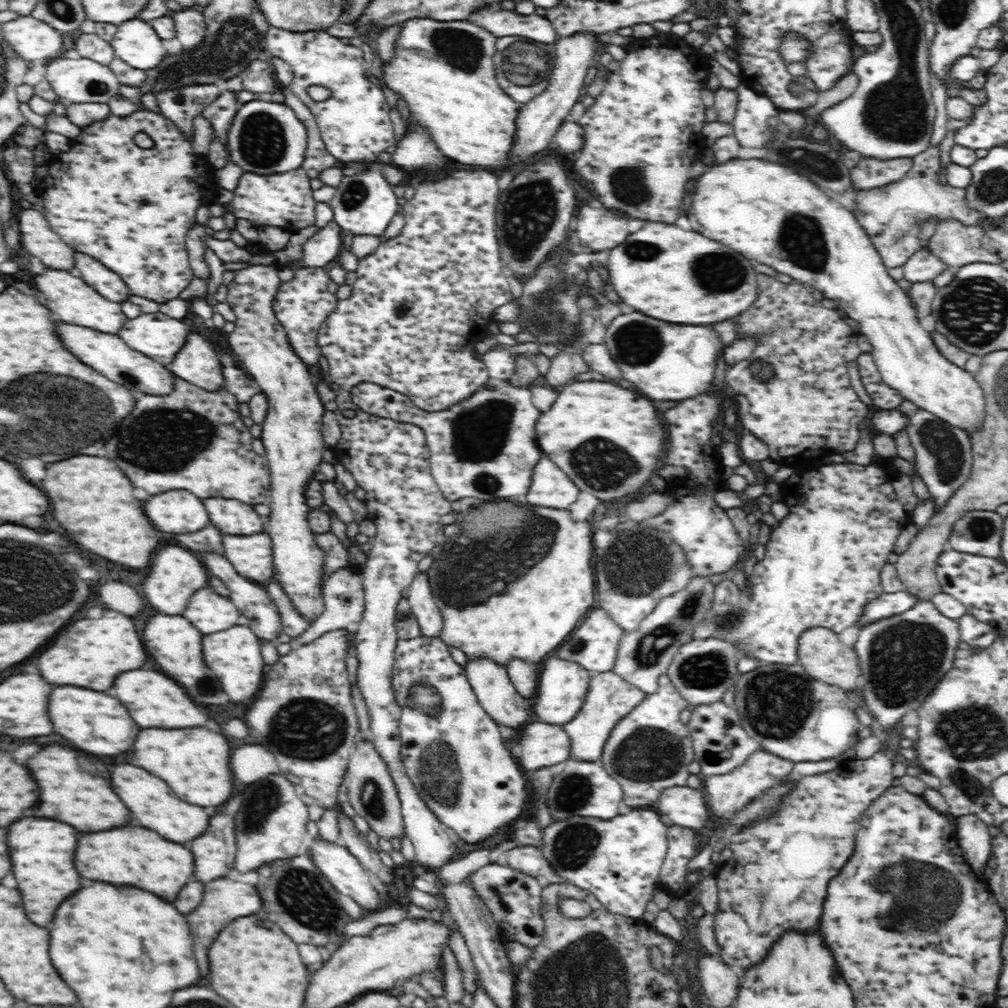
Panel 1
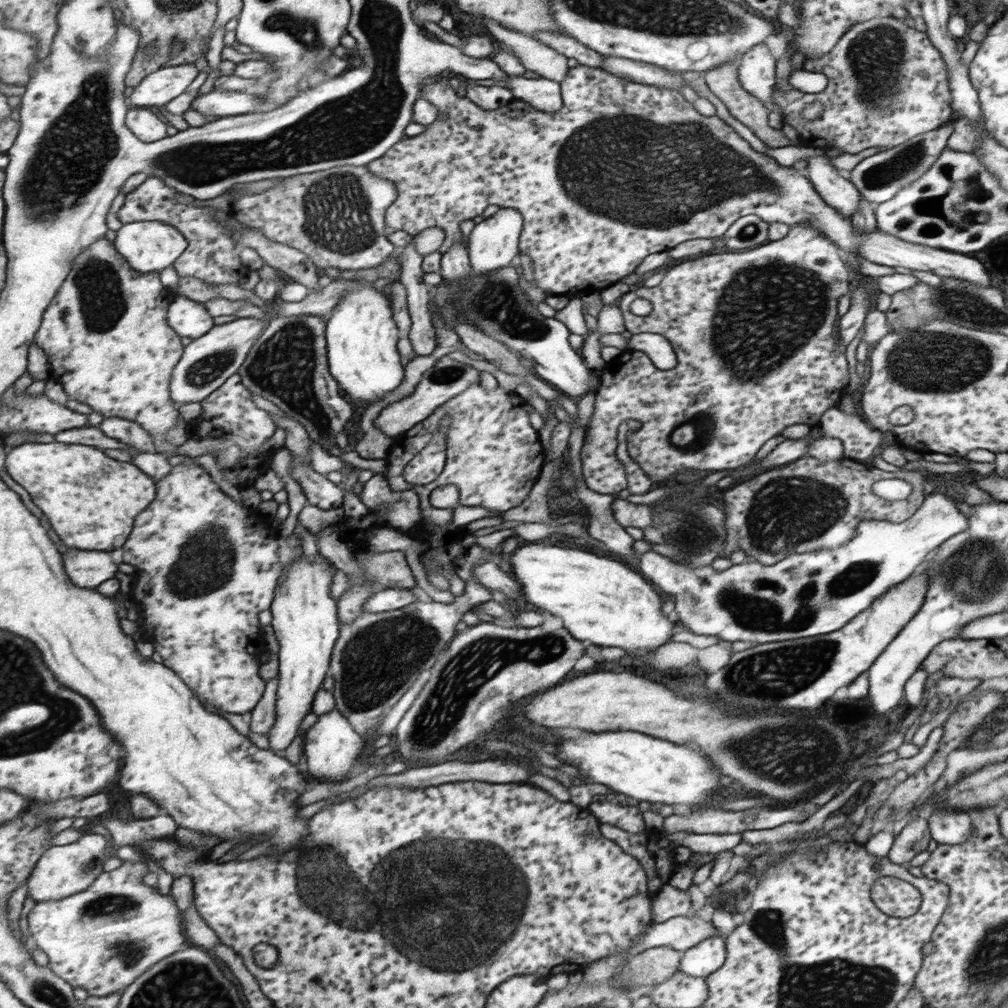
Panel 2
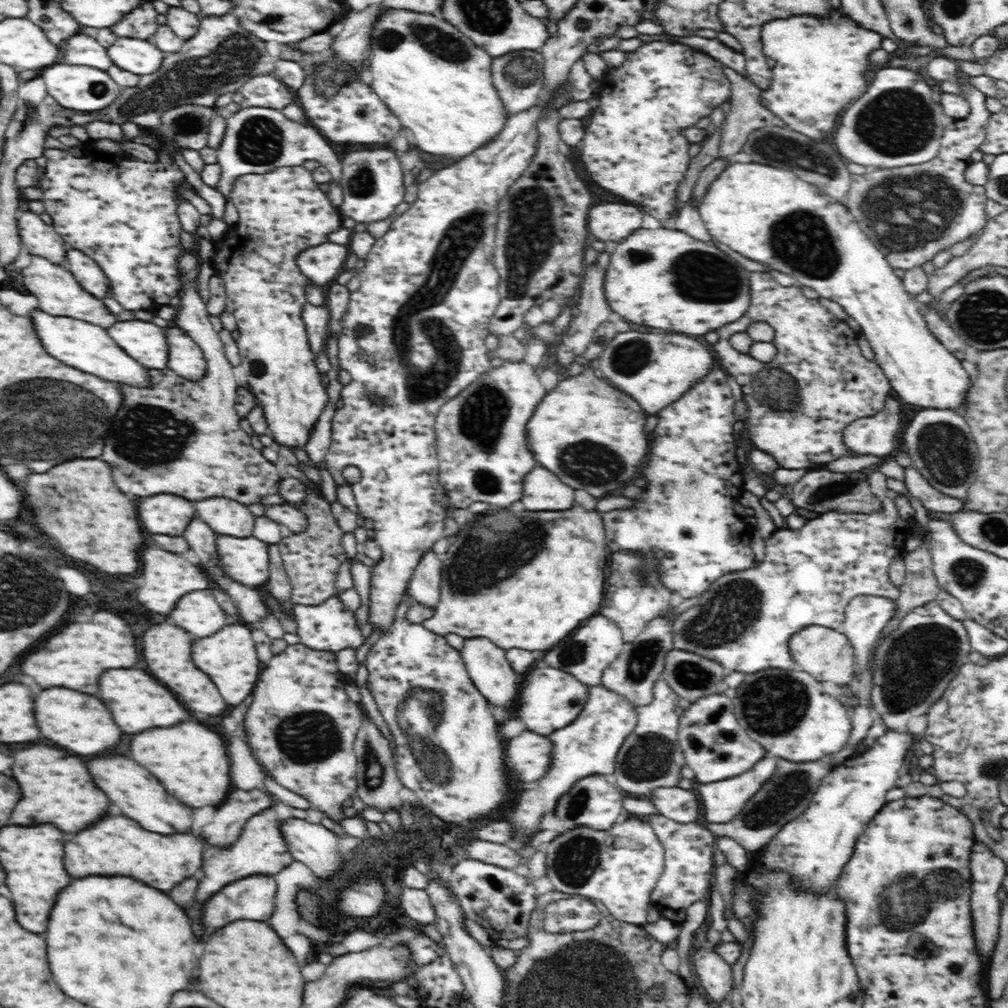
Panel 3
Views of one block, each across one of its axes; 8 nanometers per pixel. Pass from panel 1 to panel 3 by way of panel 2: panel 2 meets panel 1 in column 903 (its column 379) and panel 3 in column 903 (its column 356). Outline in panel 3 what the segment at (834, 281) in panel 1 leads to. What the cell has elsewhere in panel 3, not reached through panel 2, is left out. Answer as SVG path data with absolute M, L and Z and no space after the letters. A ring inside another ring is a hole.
M748 160L744 163L731 162L730 166L710 183L705 196L699 200L698 207L704 226L712 236L716 236L718 242L734 248L750 260L789 274L797 284L813 288L820 297L838 302L848 316L860 325L860 334L864 334L870 343L875 354L874 360L888 377L892 393L896 394L910 411L961 411L960 406L967 402L968 392L973 385L968 372L962 367L961 361L929 331L923 319L921 304L906 292L904 283L896 278L886 257L860 228L846 206L822 194L816 186L800 180L790 170L780 170ZM812 208L814 218L808 218L806 222L804 212L812 212ZM794 212L798 212L798 216L794 216Z

